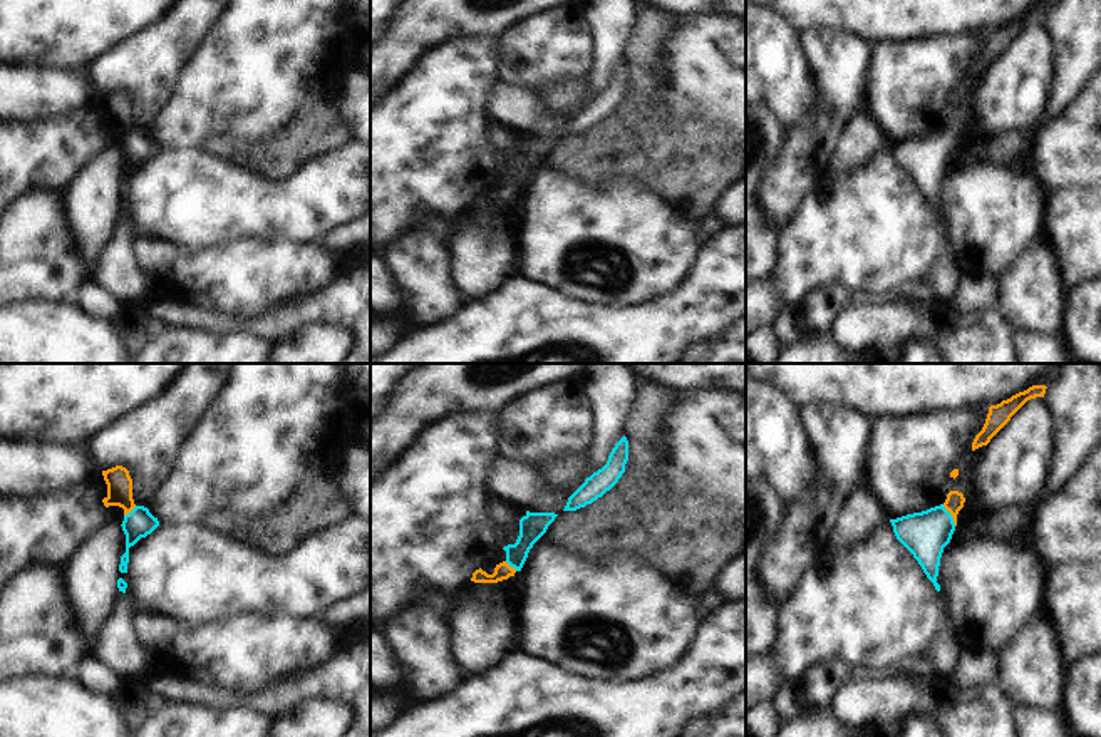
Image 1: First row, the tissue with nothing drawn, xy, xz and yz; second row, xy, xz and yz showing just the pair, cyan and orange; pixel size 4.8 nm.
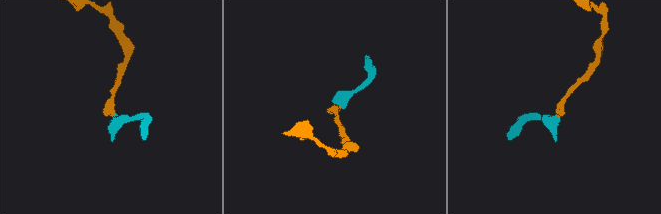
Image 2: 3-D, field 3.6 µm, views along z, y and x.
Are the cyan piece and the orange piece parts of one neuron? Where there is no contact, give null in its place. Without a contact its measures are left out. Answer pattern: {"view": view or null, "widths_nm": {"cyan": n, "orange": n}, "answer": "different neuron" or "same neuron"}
{"view": "yz", "widths_nm": {"cyan": 220, "orange": 90}, "answer": "same neuron"}

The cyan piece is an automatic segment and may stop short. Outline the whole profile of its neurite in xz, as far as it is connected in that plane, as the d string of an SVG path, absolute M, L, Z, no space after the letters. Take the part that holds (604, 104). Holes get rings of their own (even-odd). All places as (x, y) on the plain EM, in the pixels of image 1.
M623 60L612 74L607 89L585 104L585 107L568 122L563 136L576 136L602 122L618 107L625 97L627 85L628 65Z

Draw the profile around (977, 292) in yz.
M964 268L960 285L949 302L960 313L982 313L999 305L999 278Z

